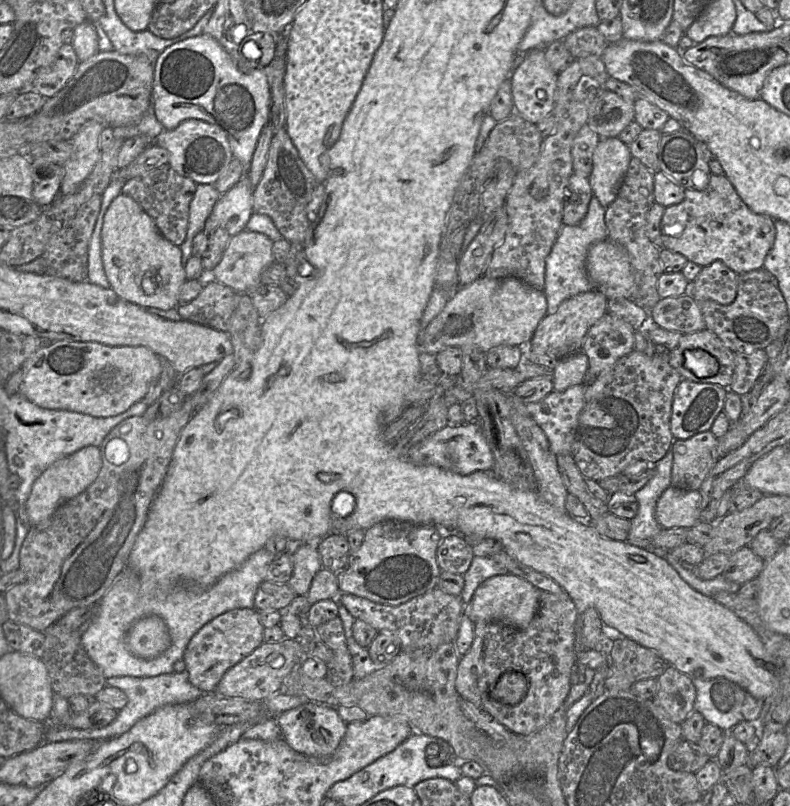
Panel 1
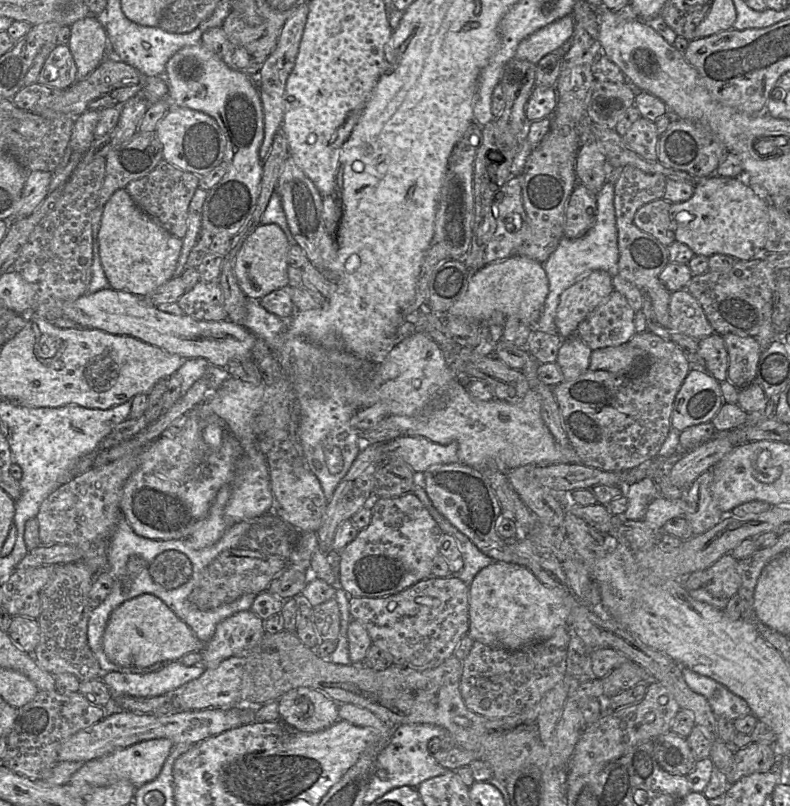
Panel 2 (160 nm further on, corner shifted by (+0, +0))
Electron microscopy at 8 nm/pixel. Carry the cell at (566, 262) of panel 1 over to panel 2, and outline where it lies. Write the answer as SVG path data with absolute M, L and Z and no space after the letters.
M606 182L597 194L597 215L594 225L581 238L563 237L555 251L543 264L546 272L549 293L544 303L537 329L556 333L555 316L562 294L584 276L594 271L605 271L612 277L619 274L618 233L614 208L614 183Z

